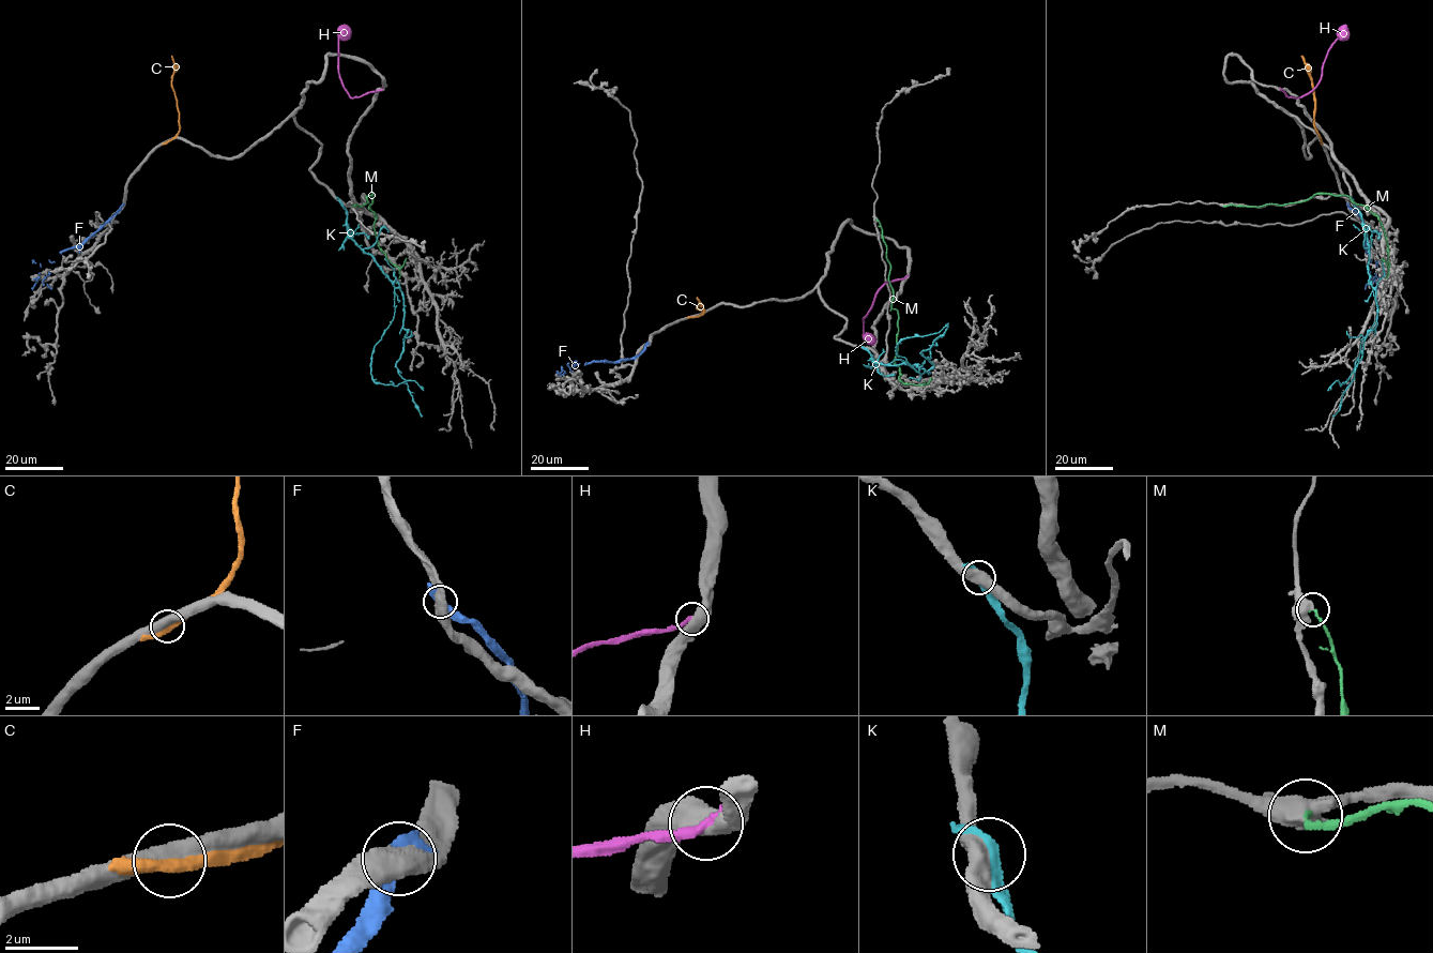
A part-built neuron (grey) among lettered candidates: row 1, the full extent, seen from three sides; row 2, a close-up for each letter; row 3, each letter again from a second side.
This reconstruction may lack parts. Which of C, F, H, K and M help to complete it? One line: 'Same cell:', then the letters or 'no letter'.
Same cell: no letter

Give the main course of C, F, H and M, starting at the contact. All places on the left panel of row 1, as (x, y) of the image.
C: (167, 141), (179, 130), (179, 111), (171, 85), (171, 56)
F: (121, 207), (82, 243), (63, 250), (51, 262), (49, 275), (42, 281), (37, 280), (31, 287)
H: (381, 90), (352, 97), (344, 87), (339, 76), (338, 32), (346, 25)
M: (352, 206), (362, 207), (372, 193), (369, 208), (375, 212), (379, 248), (401, 267), (406, 258)

